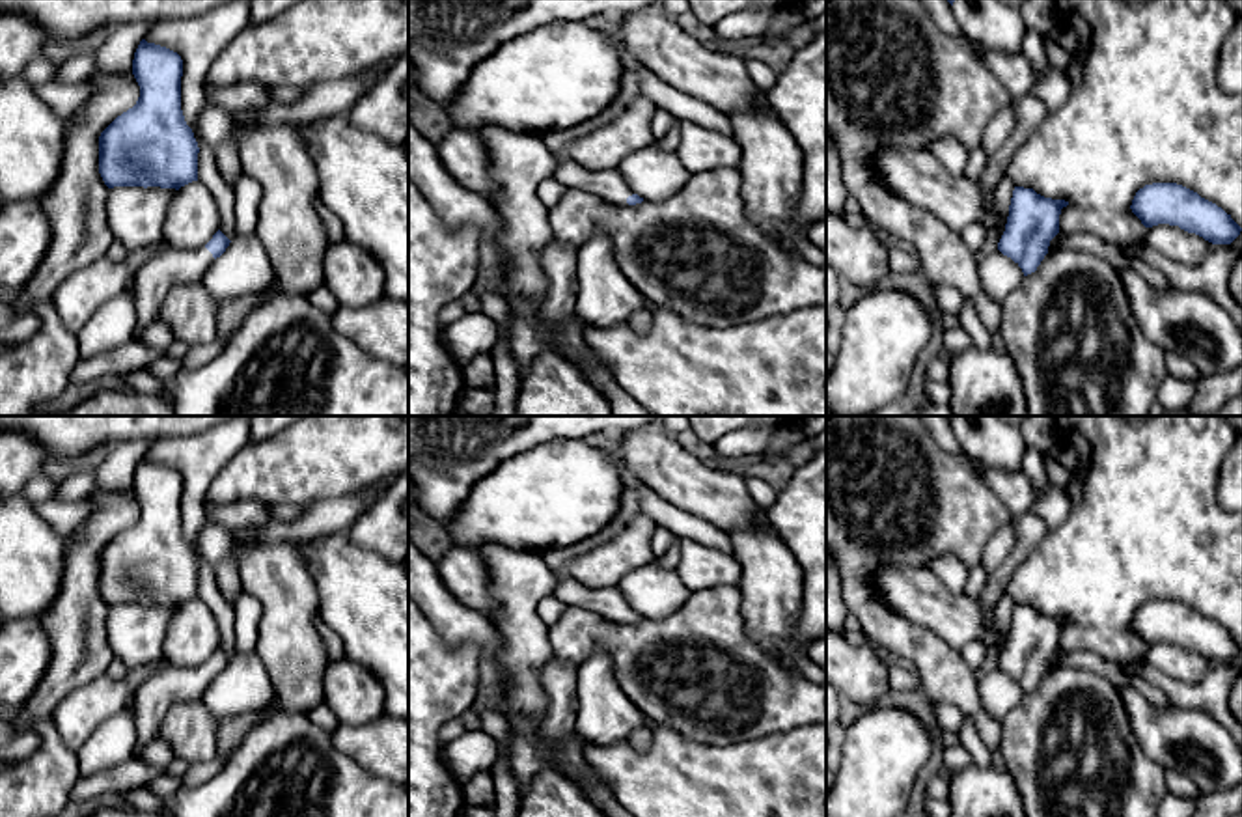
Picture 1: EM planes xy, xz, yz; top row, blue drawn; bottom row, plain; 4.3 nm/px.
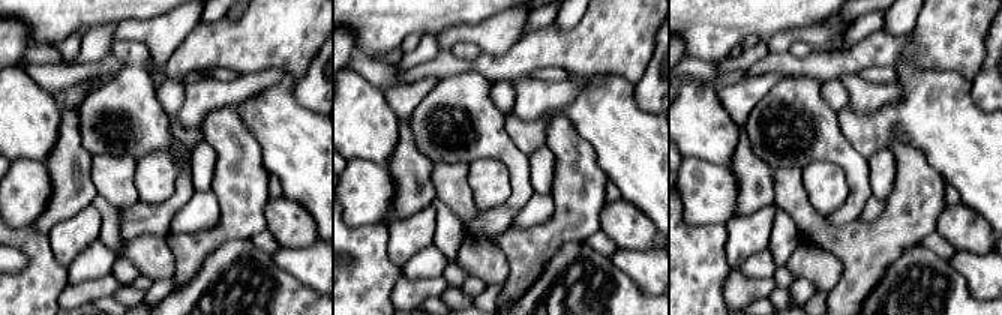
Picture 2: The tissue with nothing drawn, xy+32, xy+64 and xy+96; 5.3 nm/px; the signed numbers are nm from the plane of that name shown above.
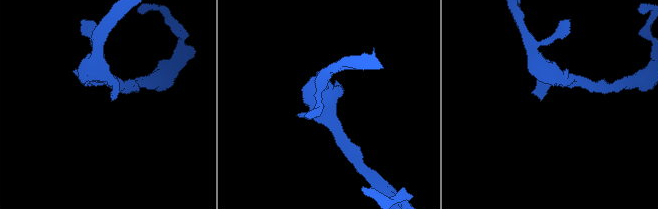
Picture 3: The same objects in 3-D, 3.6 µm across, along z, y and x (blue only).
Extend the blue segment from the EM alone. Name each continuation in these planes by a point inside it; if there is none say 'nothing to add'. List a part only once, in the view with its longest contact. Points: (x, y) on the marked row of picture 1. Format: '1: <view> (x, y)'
1: xz (610, 185)

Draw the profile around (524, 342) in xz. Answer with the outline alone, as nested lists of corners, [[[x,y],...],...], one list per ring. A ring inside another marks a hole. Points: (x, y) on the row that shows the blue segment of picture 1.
[[[509,302],[507,306],[511,312],[511,325],[507,326],[505,334],[509,338],[511,356],[522,373],[535,354],[545,347],[545,341],[526,315],[520,315]]]

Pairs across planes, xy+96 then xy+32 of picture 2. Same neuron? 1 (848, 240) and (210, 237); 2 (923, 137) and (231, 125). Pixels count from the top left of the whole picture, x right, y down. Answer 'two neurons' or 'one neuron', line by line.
1: one neuron
2: two neurons

